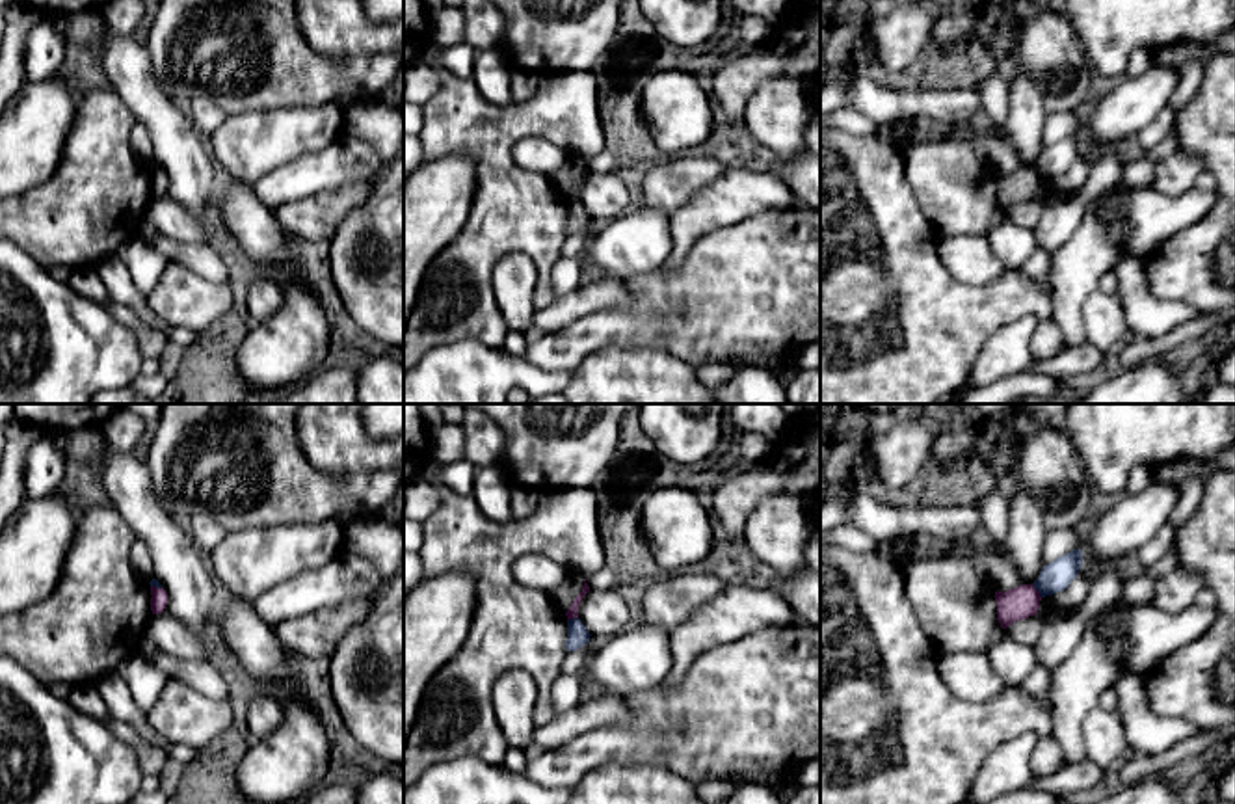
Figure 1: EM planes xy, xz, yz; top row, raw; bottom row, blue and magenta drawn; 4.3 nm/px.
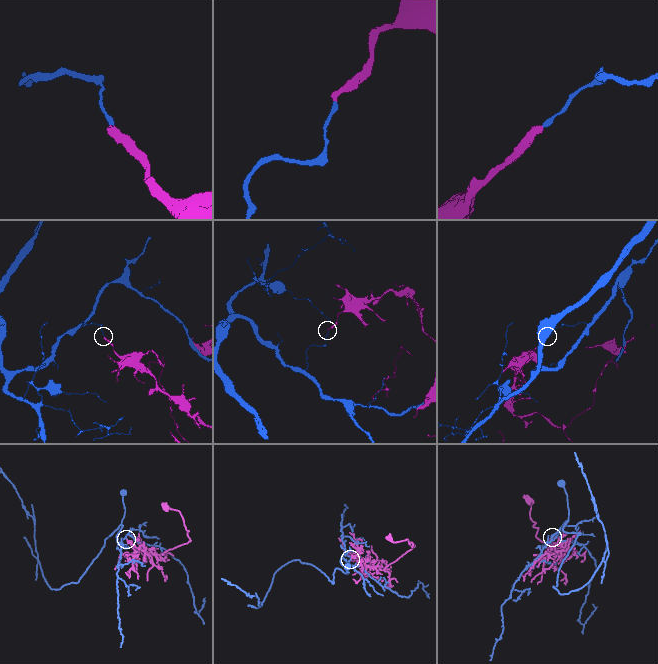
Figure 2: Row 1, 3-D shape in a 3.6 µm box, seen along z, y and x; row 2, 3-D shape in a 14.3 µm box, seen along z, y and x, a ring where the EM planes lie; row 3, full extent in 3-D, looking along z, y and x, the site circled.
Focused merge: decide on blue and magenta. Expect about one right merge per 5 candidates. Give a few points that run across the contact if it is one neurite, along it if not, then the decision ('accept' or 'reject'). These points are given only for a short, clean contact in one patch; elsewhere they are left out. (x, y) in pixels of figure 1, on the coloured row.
yz (1033, 583), (1042, 596) | reject

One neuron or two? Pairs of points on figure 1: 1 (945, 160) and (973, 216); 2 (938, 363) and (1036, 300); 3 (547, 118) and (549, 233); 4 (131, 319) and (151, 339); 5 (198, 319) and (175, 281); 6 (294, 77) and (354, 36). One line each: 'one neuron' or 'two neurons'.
1: one neuron
2: one neuron
3: one neuron
4: one neuron
5: one neuron
6: two neurons

